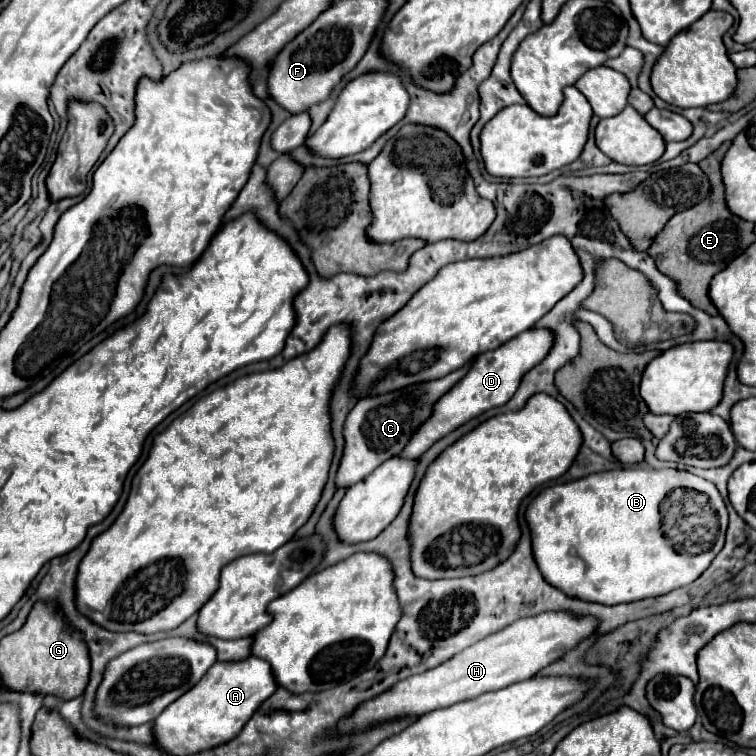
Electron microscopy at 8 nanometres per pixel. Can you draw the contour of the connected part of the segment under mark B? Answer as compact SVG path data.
M617 468L547 486L531 500L525 518L531 528L535 560L547 582L581 600L609 606L663 596L691 584L719 554L727 530L727 508L719 490L691 472L673 468Z

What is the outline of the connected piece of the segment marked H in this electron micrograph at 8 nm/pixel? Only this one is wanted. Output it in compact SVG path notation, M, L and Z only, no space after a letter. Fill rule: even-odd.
M543 612L539 616L517 620L515 624L487 636L479 644L459 652L447 664L441 664L419 676L411 676L395 684L395 688L375 696L375 700L363 702L349 720L341 722L343 732L361 730L377 720L399 716L423 716L431 710L453 706L467 698L475 698L483 692L505 688L513 682L533 678L539 670L559 660L565 652L573 650L579 642L589 638L599 626L593 616L567 616L567 612Z

